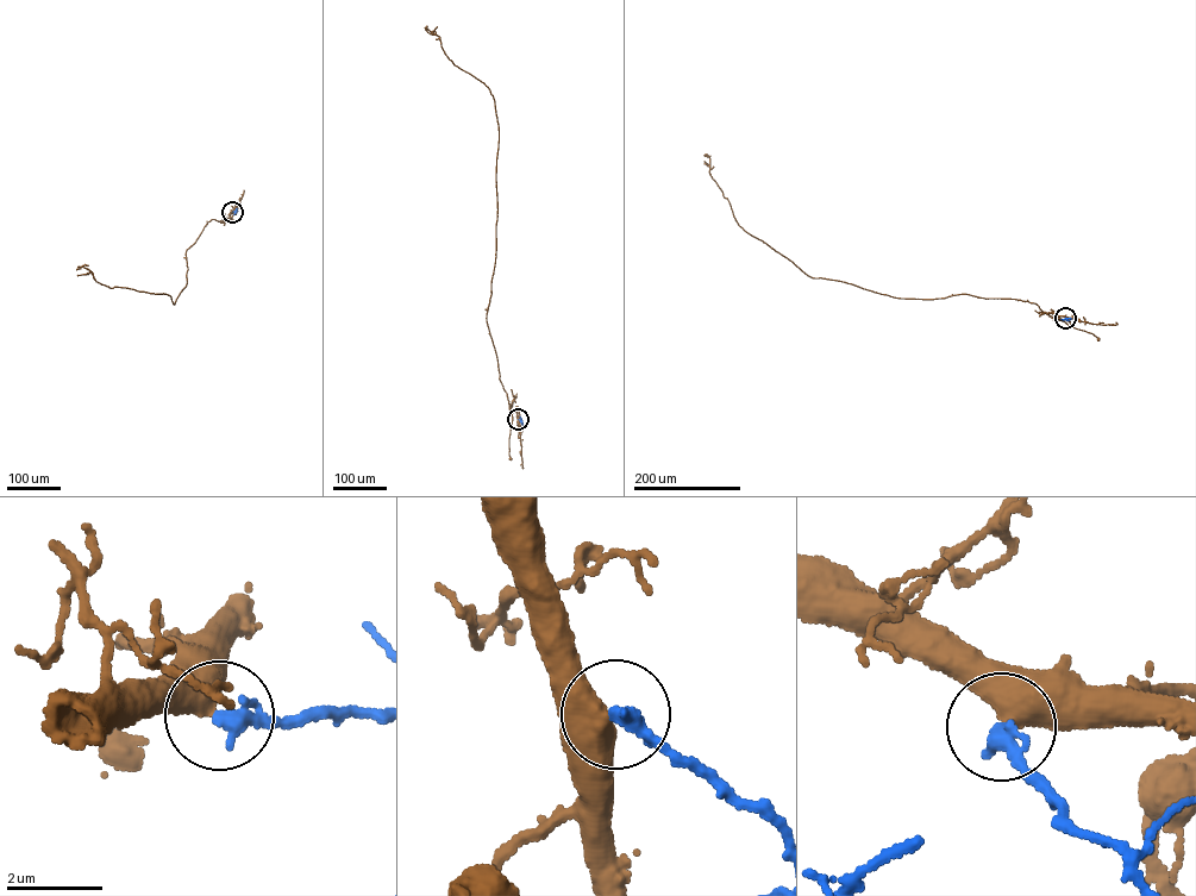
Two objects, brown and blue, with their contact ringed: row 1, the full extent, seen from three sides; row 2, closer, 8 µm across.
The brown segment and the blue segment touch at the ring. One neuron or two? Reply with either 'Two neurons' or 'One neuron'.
One neuron

